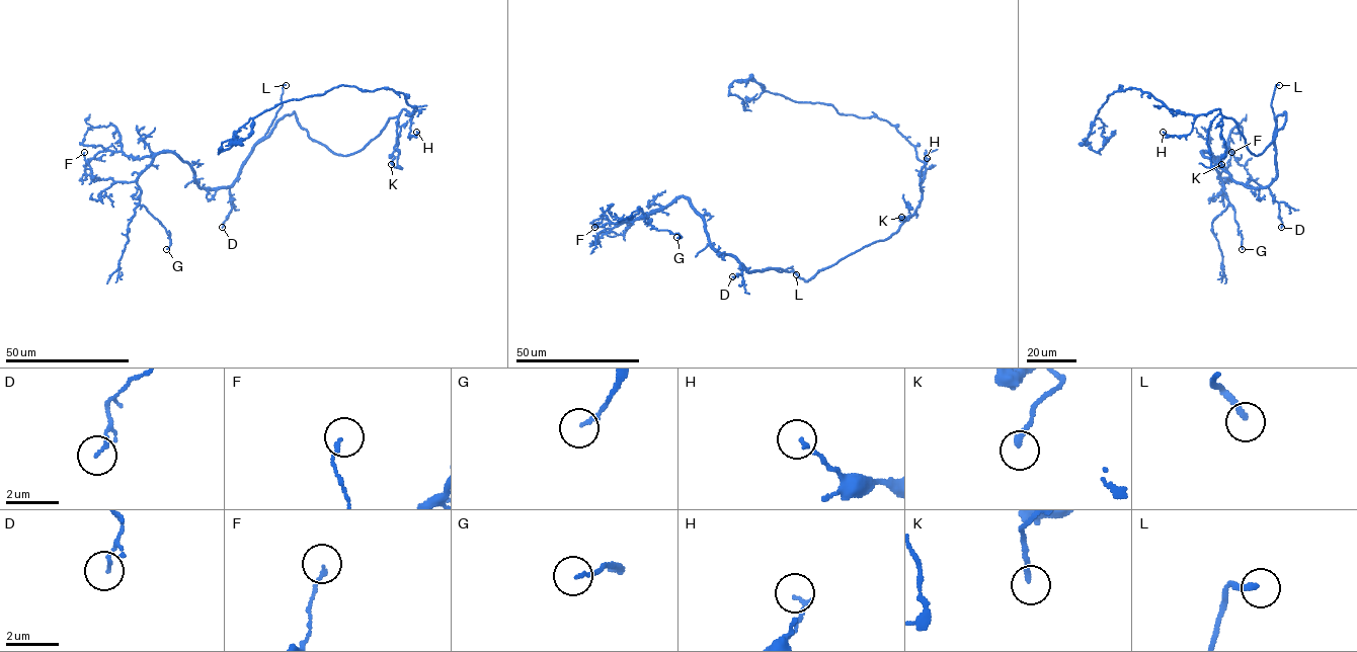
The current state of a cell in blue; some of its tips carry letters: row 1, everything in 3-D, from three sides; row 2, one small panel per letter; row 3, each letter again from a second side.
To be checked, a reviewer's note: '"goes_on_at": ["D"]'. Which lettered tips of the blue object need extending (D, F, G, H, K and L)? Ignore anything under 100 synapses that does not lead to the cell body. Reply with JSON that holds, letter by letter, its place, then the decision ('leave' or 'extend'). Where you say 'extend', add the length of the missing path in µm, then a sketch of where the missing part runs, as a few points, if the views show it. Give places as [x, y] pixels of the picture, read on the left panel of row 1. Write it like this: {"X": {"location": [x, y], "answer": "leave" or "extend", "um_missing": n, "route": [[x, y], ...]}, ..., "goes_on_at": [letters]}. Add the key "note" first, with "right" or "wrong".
{"note": "wrong", "D": {"location": [222, 227], "answer": "leave"}, "F": {"location": [84, 152], "answer": "leave"}, "G": {"location": [166, 249], "answer": "leave"}, "H": {"location": [416, 132], "answer": "leave"}, "K": {"location": [391, 164], "answer": "leave"}, "L": {"location": [286, 85], "answer": "extend", "um_missing": 70, "route": [[286, 85], [303, 79], [315, 63], [354, 30], [381, 19]]}, "goes_on_at": ["L"]}

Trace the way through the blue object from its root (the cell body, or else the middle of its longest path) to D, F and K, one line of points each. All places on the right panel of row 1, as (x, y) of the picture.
D: (1259, 154), (1283, 126), (1285, 112), (1276, 117), (1273, 134), (1276, 176), (1268, 186), (1279, 205), (1281, 227)
F: (1259, 154), (1285, 112), (1276, 117), (1268, 185), (1238, 183), (1201, 152), (1223, 182), (1231, 152)
K: (1259, 154), (1254, 155), (1248, 149), (1235, 121), (1223, 117), (1221, 137), (1226, 151), (1221, 164)

